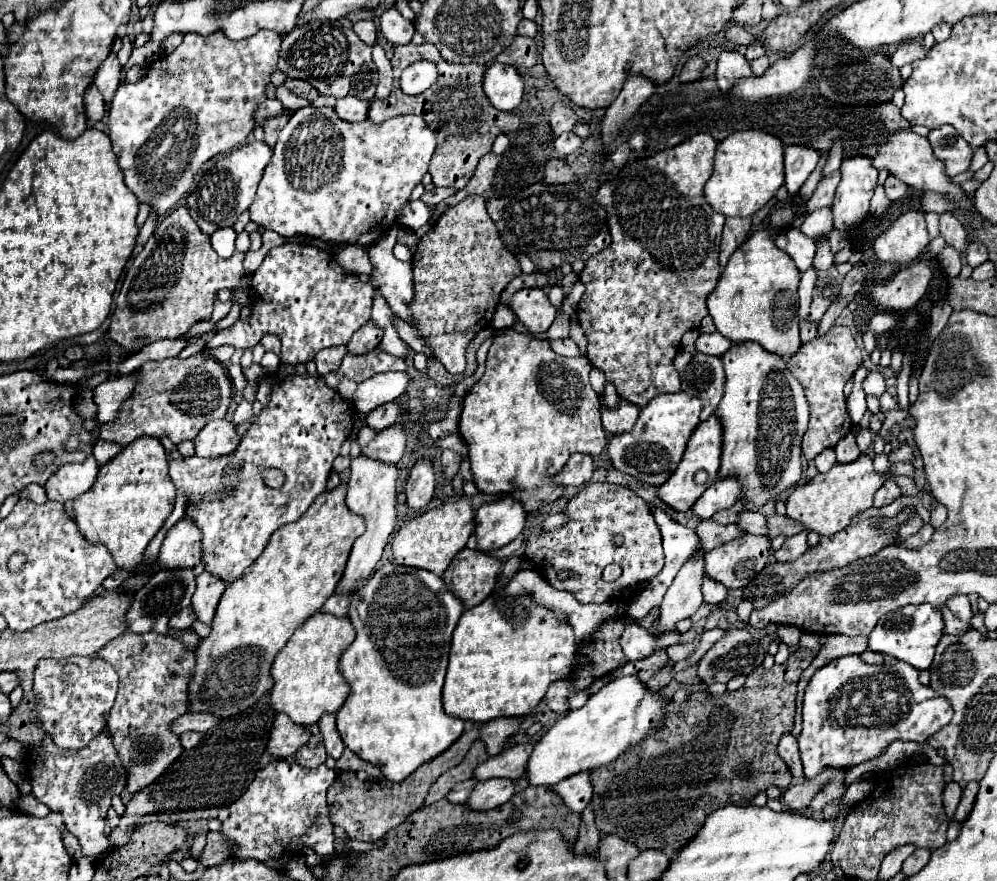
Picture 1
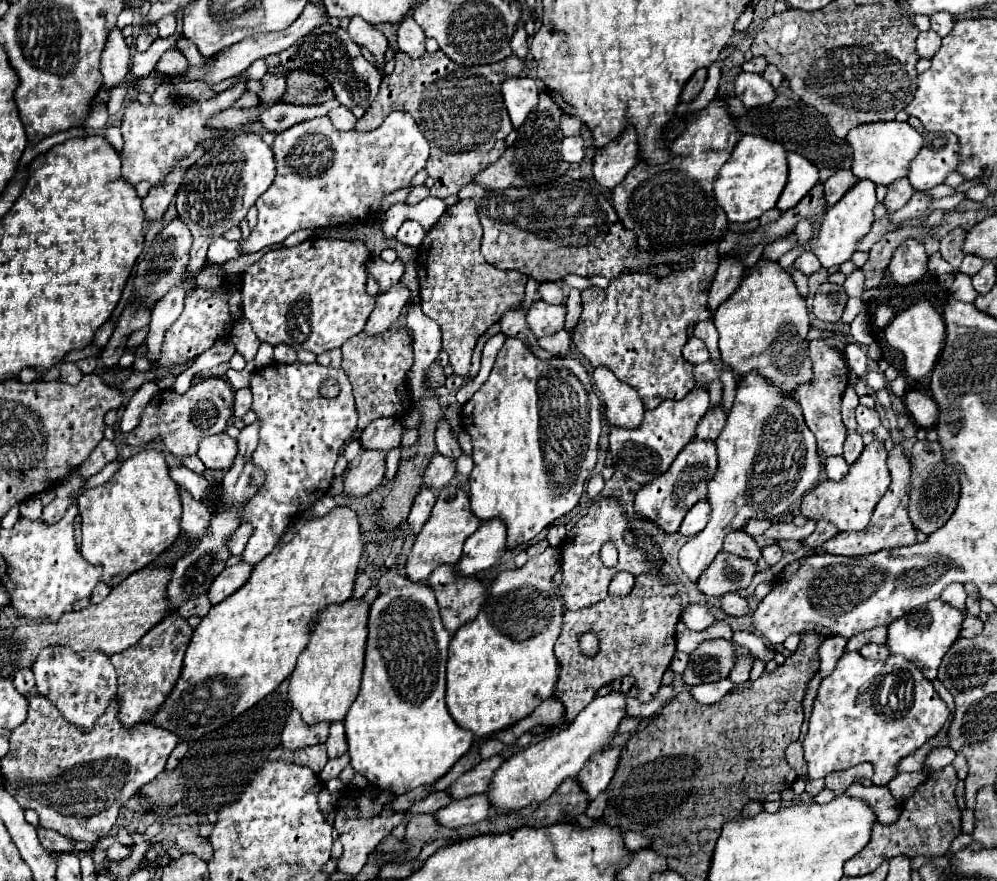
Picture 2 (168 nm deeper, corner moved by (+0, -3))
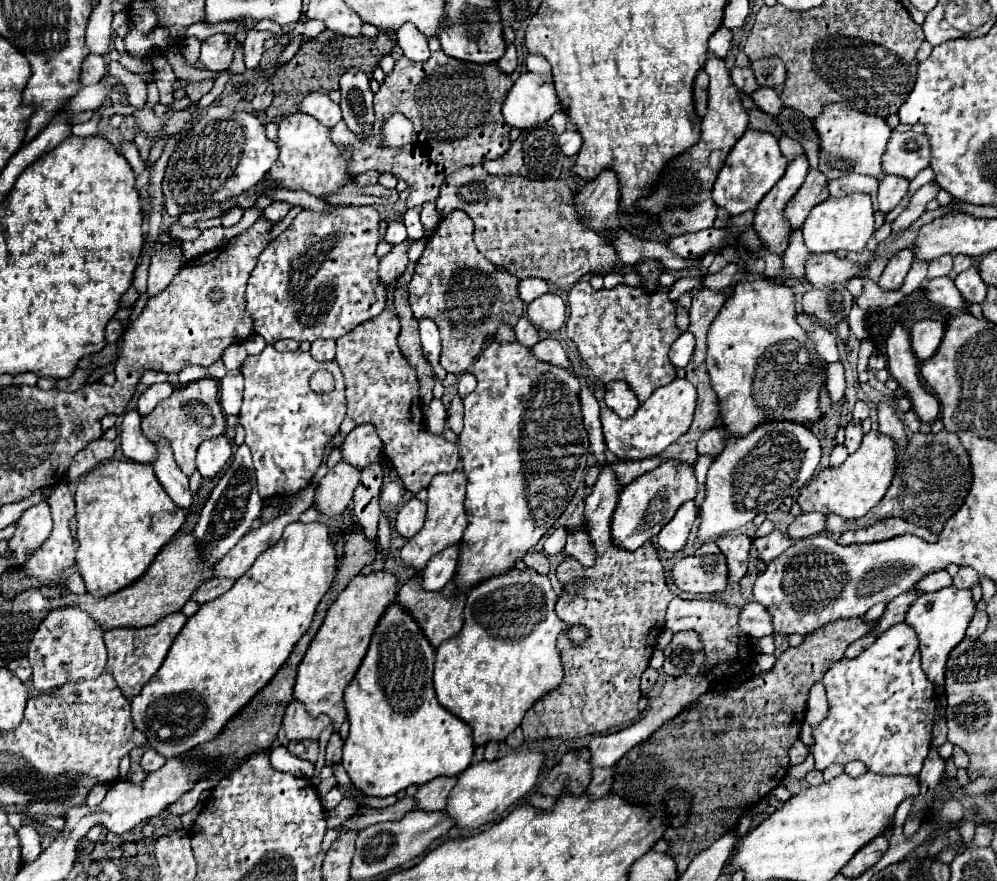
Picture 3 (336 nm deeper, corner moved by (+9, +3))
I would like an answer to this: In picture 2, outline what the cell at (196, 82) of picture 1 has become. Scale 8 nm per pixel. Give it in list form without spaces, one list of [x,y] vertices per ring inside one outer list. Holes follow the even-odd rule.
[[[237,81],[231,89],[217,93],[207,101],[197,101],[193,105],[179,105],[177,101],[167,105],[143,105],[139,101],[131,101],[123,111],[123,121],[119,125],[123,135],[123,151],[121,151],[121,177],[127,185],[137,185],[141,181],[149,181],[153,187],[161,185],[169,173],[175,171],[175,165],[197,151],[199,145],[209,149],[213,143],[221,141],[227,131],[207,127],[207,121],[223,109],[229,109],[243,93],[247,93],[247,81]]]

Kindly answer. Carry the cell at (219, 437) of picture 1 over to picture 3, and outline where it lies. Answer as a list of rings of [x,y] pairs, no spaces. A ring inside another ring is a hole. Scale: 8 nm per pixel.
[[[224,435],[204,441],[198,447],[198,457],[196,457],[200,475],[204,479],[216,477],[224,469],[224,465],[230,461],[230,457],[232,457],[232,443]]]

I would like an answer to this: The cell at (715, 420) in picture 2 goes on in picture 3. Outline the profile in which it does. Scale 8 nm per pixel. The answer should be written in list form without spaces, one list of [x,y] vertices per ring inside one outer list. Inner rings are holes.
[[[718,429],[706,431],[698,441],[698,453],[700,455],[710,455],[712,459],[716,459],[722,453],[722,449],[724,449],[724,439],[722,439]]]

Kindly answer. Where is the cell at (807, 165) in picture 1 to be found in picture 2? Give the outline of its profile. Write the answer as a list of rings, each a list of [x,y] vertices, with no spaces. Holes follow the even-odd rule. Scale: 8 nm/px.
[[[789,153],[787,163],[789,163],[789,179],[777,203],[777,209],[781,211],[795,207],[819,181],[819,171],[815,171],[815,165],[803,159],[801,155]]]

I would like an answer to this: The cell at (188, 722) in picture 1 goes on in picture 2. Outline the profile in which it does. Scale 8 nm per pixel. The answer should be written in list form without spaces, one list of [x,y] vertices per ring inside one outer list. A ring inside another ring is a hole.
[[[43,695],[27,697],[27,719],[11,735],[11,751],[1,759],[1,773],[5,787],[15,795],[23,809],[35,809],[43,827],[55,829],[75,841],[97,845],[113,827],[119,809],[151,779],[155,779],[163,769],[169,753],[179,743],[179,735],[173,731],[155,727],[155,725],[139,725],[133,729],[125,729],[117,721],[117,699],[111,701],[105,715],[95,723],[95,727],[87,733],[81,729],[67,725],[61,713],[51,705]]]

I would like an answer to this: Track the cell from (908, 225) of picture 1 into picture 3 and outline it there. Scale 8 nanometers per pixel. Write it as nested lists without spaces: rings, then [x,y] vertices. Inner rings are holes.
[[[902,249],[898,251],[890,263],[886,265],[878,285],[884,289],[884,291],[898,291],[904,283],[904,277],[908,275],[910,267],[912,267],[912,261],[914,261],[914,251],[910,249]]]

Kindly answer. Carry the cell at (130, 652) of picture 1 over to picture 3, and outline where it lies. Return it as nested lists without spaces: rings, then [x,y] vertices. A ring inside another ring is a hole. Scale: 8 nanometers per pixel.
[[[178,611],[148,627],[140,627],[140,629],[138,627],[116,627],[116,629],[110,629],[104,633],[104,641],[108,647],[106,673],[110,673],[114,677],[116,685],[120,687],[120,691],[124,693],[126,699],[134,699],[142,691],[144,683],[160,669],[172,641],[184,627],[186,619],[188,617],[184,617],[184,613]]]

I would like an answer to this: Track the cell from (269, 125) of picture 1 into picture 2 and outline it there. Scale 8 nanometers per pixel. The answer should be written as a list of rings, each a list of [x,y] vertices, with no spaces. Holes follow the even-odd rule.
[[[335,99],[327,101],[319,107],[299,107],[299,105],[287,105],[281,101],[281,103],[275,103],[271,107],[265,107],[259,121],[261,121],[263,129],[277,135],[277,133],[283,133],[287,127],[293,127],[299,121],[313,119],[319,115],[327,115],[333,107],[339,107],[339,103]]]

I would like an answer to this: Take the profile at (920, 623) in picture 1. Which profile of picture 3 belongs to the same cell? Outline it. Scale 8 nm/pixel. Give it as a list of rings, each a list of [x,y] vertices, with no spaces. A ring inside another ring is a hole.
[[[946,587],[942,591],[924,593],[908,611],[906,623],[912,625],[920,639],[920,653],[922,653],[922,667],[926,671],[926,677],[936,685],[936,689],[944,689],[944,671],[946,671],[946,659],[950,655],[950,649],[958,645],[964,639],[964,633],[976,613],[976,603],[972,599],[970,589],[956,589]]]

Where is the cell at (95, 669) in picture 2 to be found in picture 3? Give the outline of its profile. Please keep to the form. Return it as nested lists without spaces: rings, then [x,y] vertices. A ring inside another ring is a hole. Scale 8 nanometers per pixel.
[[[54,609],[38,625],[38,631],[28,647],[28,659],[34,671],[32,683],[40,693],[56,689],[64,683],[96,679],[106,667],[104,629],[82,609]]]

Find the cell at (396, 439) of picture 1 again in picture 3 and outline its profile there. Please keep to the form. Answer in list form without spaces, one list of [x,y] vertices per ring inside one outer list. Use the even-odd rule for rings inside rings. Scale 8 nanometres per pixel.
[[[344,461],[338,463],[320,479],[314,507],[328,517],[340,515],[344,509],[348,509],[352,501],[352,493],[358,487],[358,481],[360,481],[358,469],[354,469]]]

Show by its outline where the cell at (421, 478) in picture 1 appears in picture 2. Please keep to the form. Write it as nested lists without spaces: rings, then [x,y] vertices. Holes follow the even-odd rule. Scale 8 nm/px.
[[[423,487],[417,493],[417,497],[413,501],[413,507],[411,507],[411,513],[407,517],[407,525],[413,531],[413,535],[417,535],[421,531],[423,523],[429,519],[433,505],[435,505],[435,493],[429,487]]]

